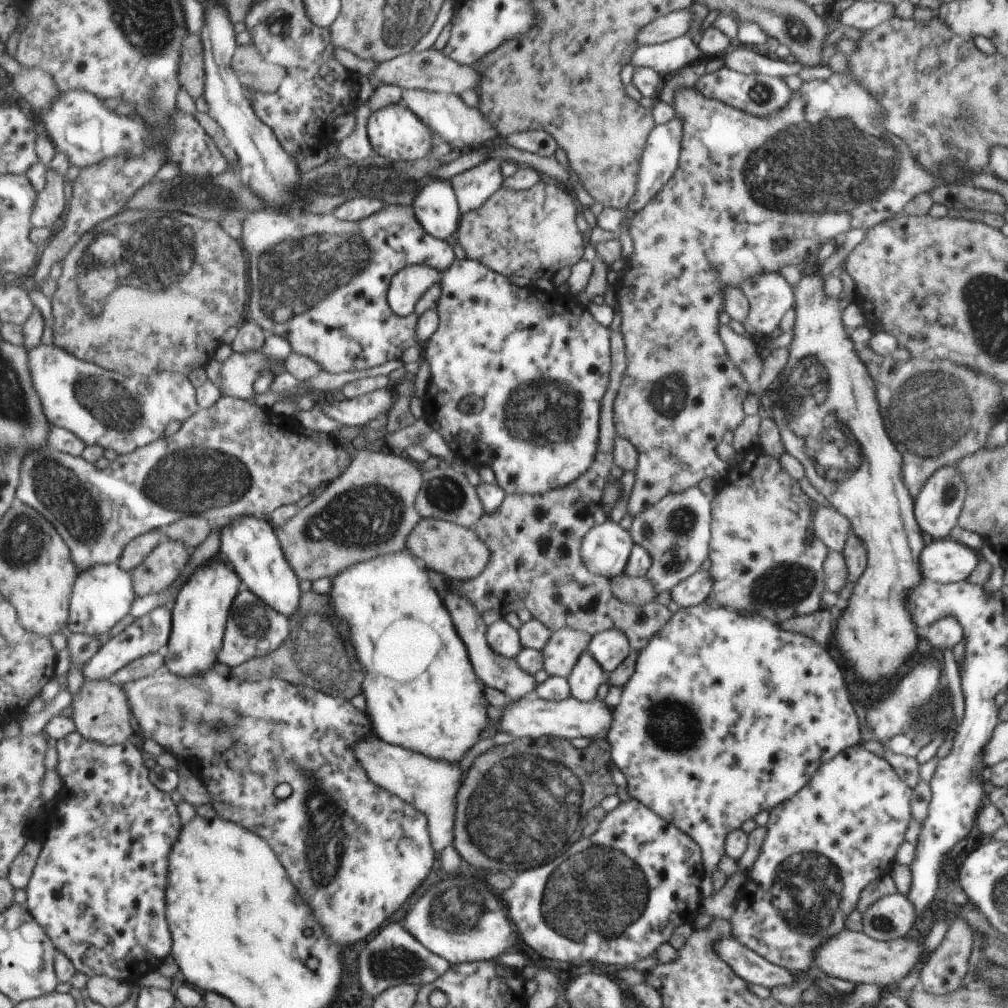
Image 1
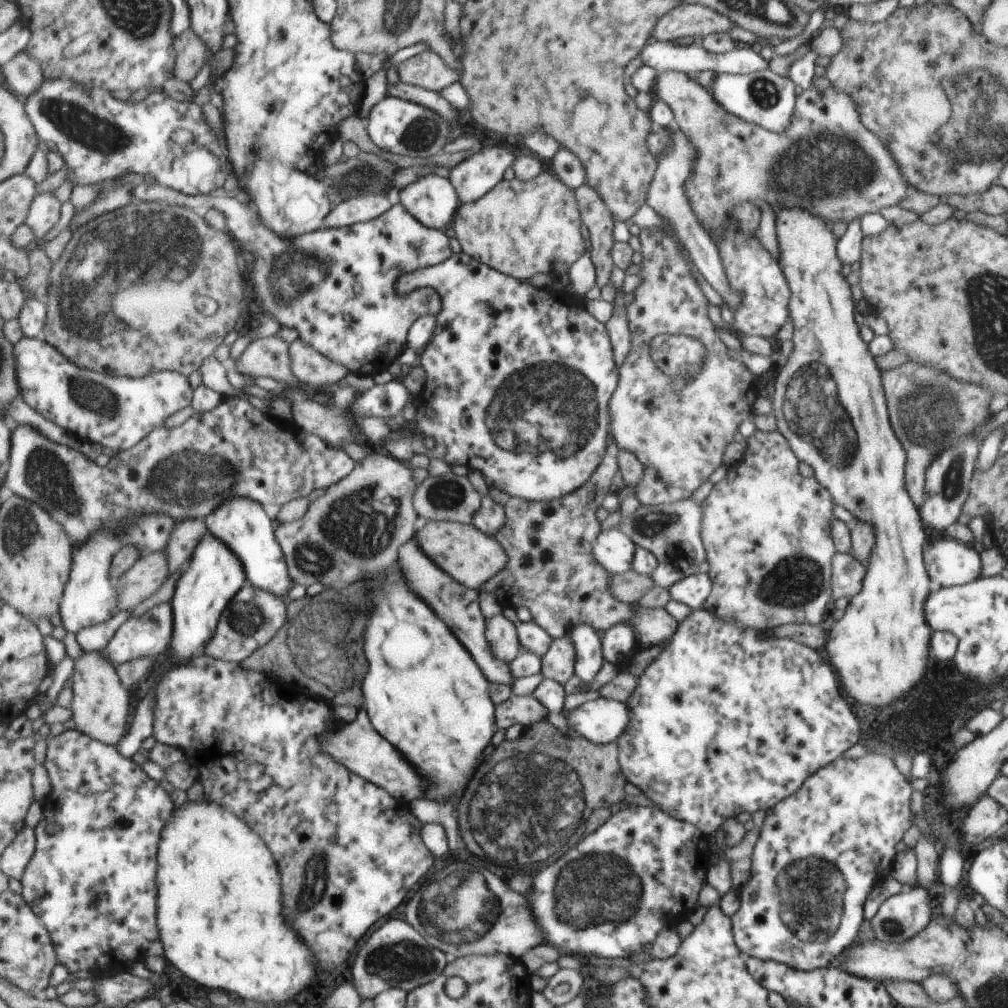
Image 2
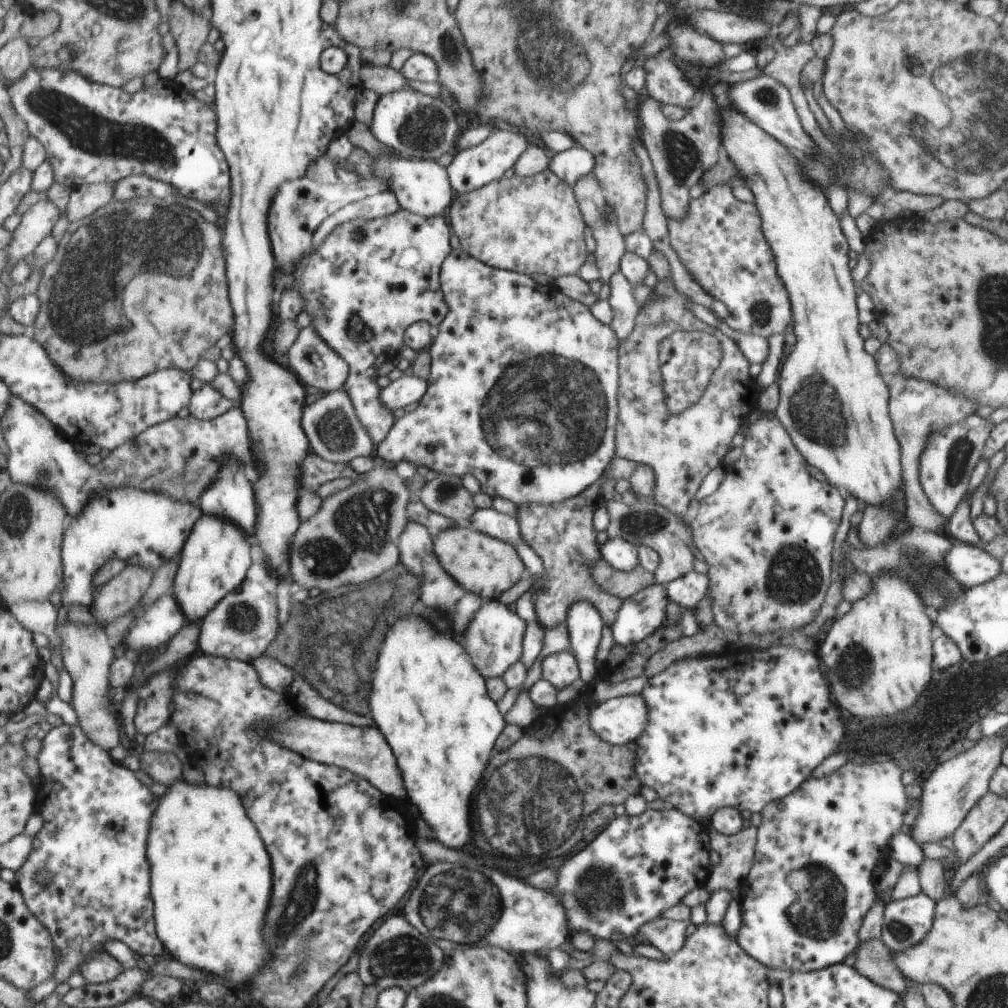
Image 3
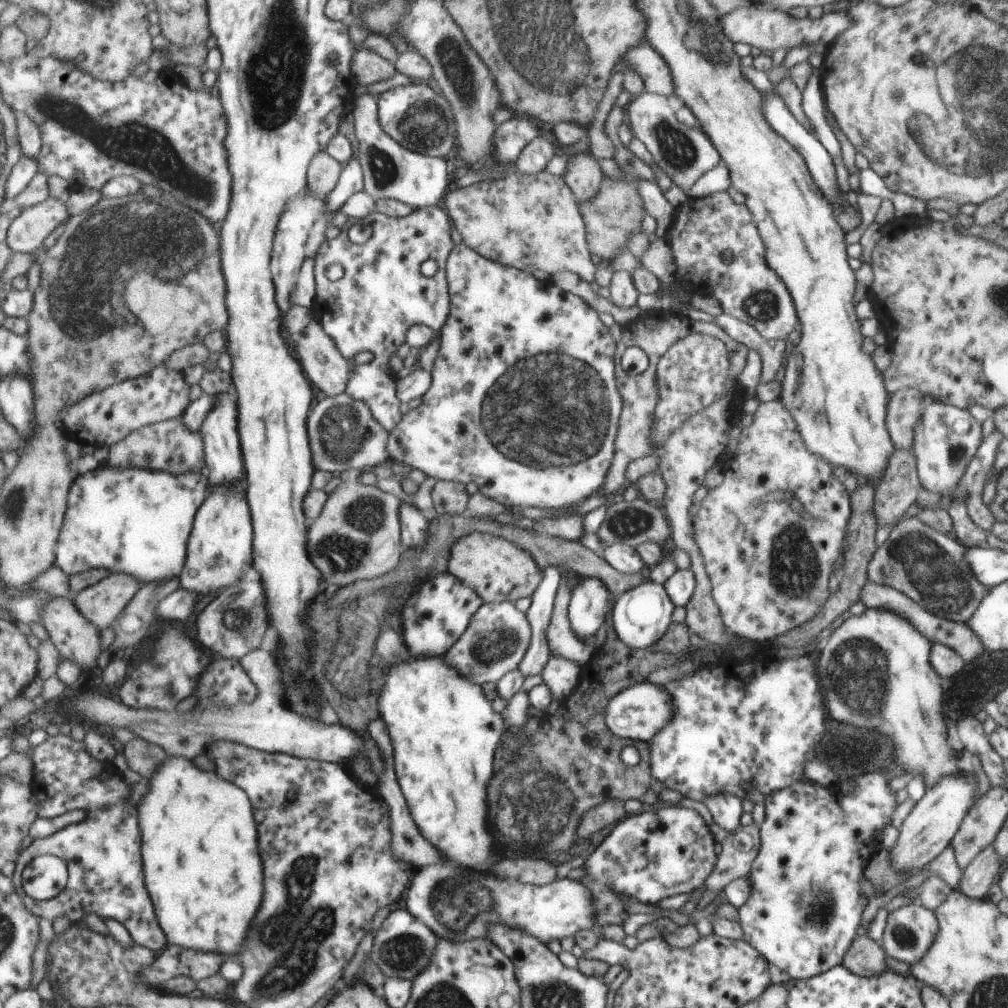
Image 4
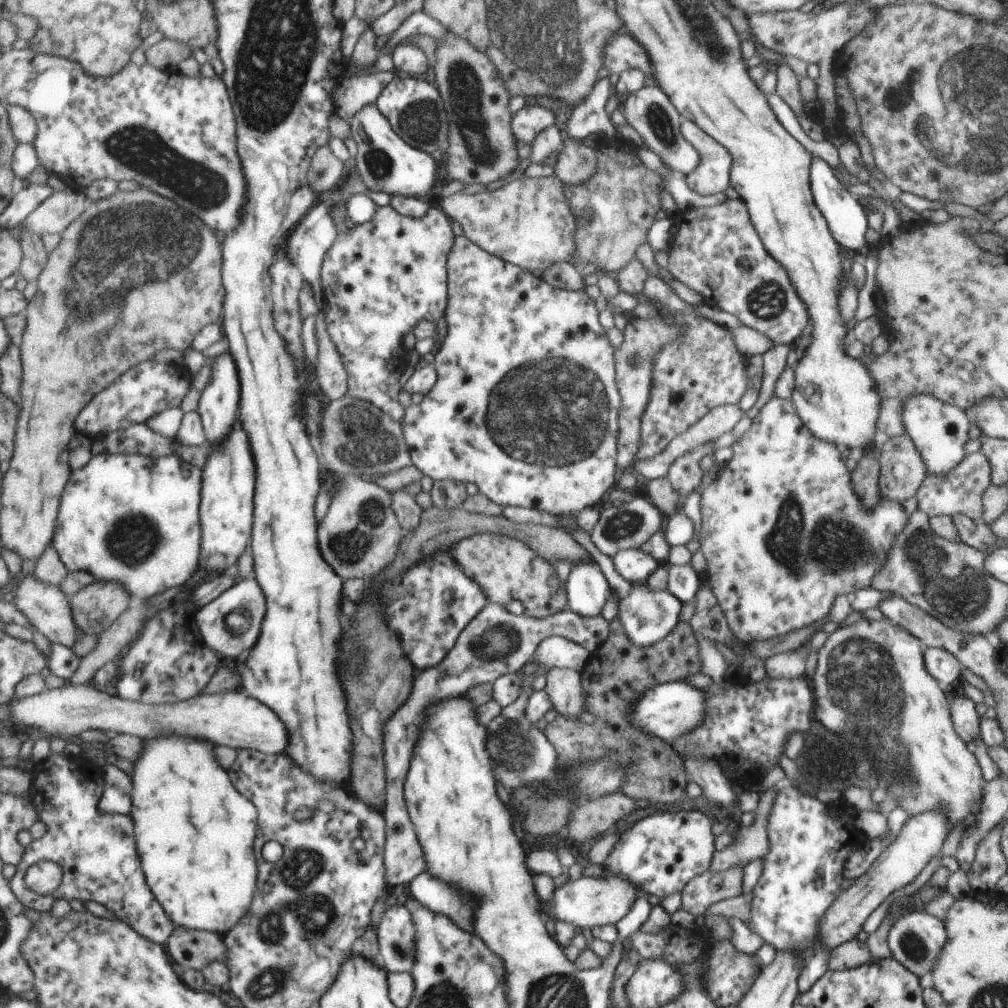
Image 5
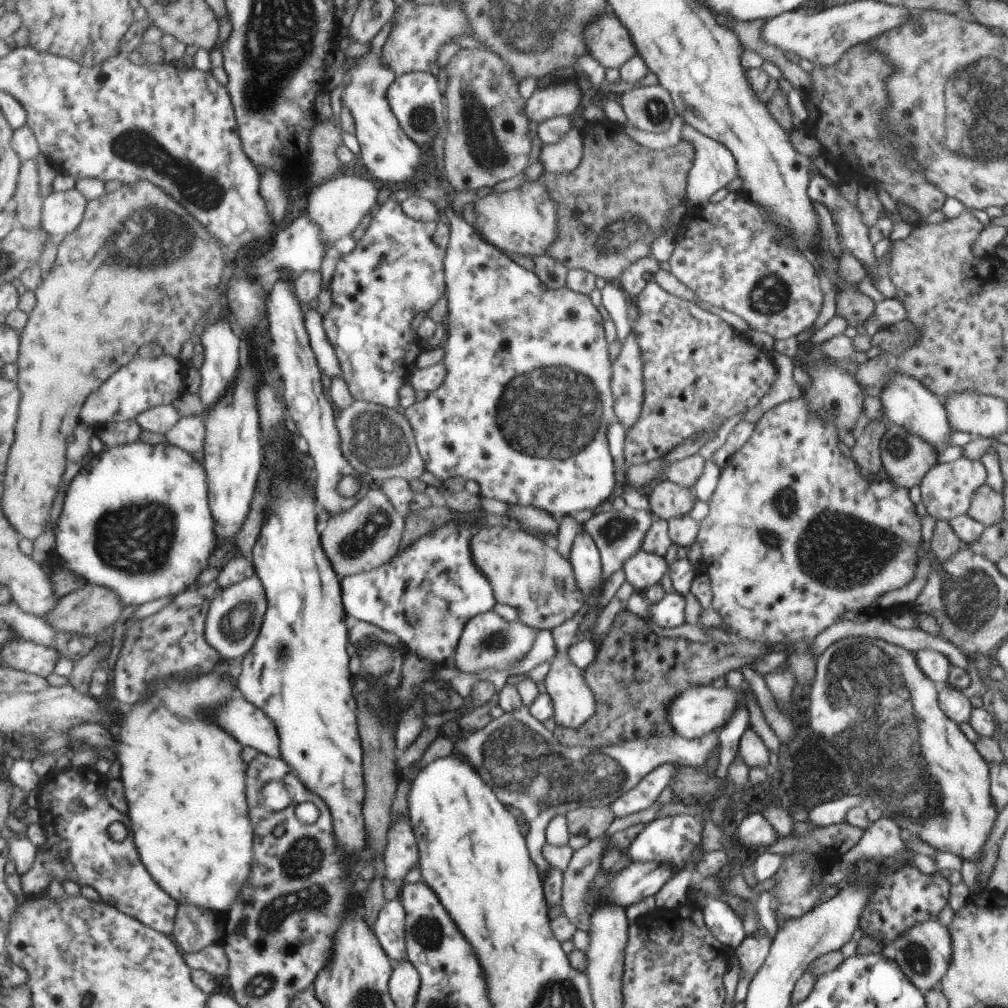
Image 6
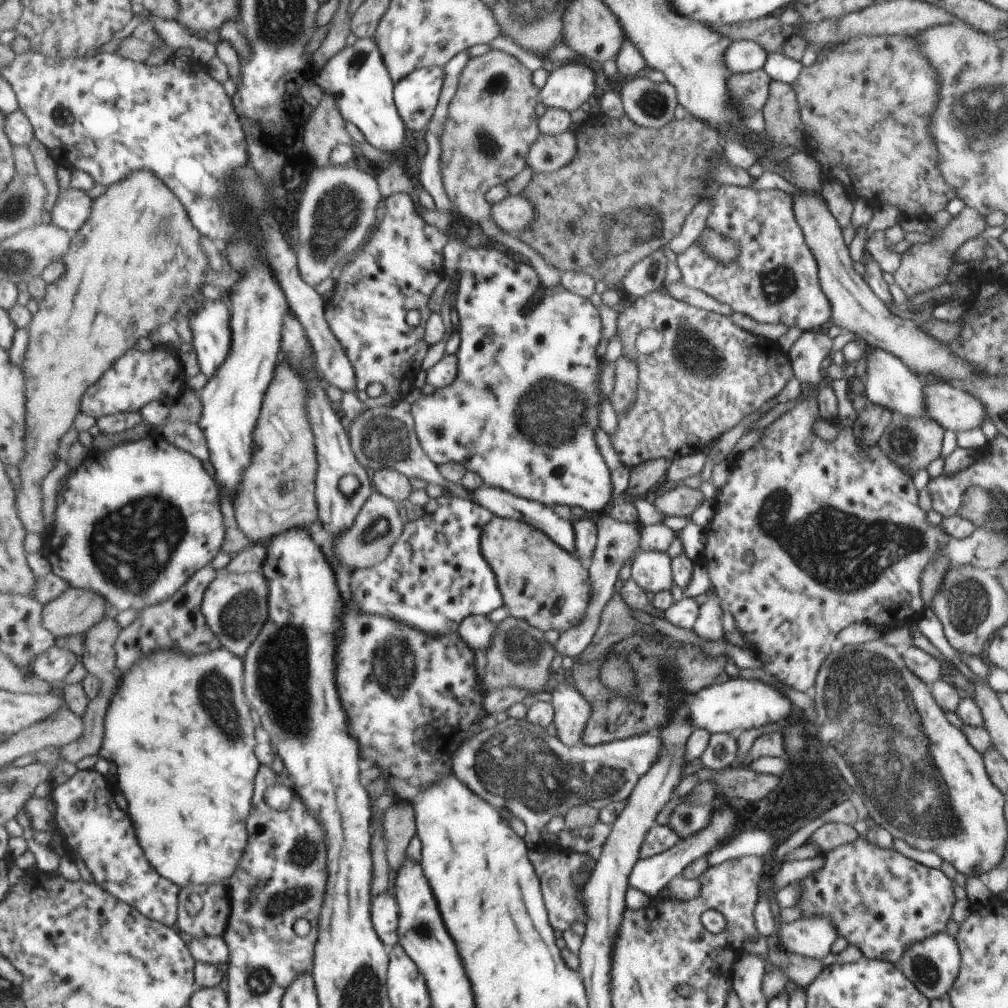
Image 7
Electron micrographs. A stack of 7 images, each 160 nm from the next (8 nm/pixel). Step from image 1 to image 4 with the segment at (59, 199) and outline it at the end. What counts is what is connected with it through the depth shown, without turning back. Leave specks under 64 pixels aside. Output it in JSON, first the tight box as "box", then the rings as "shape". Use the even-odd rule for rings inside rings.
{"box":[5,197,73,254],"shape":[[[49,197],[45,202],[23,210],[11,223],[5,242],[14,250],[35,254],[43,240],[61,224],[67,223],[73,214],[68,204]]]}

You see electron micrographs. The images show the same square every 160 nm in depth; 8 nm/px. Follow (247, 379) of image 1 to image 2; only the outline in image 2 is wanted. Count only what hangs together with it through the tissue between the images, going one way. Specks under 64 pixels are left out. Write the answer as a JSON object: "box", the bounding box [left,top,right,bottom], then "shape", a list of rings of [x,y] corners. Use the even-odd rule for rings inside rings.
{"box":[233,335,301,388],"shape":[[[278,335],[257,338],[233,364],[245,376],[268,376],[278,380],[280,386],[295,382],[296,388],[301,385],[292,371],[290,344]]]}

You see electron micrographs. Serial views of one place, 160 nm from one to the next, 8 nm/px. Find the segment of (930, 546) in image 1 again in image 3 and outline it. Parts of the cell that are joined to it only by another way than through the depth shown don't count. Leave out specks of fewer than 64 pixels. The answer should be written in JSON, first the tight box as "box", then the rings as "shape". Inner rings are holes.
{"box":[944,541,1000,588],"shape":[[[953,541],[952,547],[944,554],[944,564],[947,572],[963,588],[971,588],[995,578],[1000,571],[1000,562],[989,553],[982,550],[981,545],[968,545]]]}

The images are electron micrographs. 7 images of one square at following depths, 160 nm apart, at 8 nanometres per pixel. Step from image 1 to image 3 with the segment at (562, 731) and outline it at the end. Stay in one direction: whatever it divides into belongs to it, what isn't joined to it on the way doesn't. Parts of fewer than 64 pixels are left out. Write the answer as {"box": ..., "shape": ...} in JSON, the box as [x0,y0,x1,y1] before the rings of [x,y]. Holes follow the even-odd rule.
{"box":[589,694,648,743],"shape":[[[640,694],[621,695],[599,704],[590,712],[589,726],[602,741],[633,743],[648,724],[648,709]]]}

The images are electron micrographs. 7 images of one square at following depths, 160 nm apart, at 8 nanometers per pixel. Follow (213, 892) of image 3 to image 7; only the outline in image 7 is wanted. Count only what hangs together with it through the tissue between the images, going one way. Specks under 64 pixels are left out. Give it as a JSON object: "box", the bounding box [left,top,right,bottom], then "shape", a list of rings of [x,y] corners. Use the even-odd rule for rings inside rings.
{"box":[99,648,263,889],"shape":[[[227,648],[210,651],[206,654],[188,655],[176,649],[162,649],[154,651],[135,662],[131,669],[121,677],[117,695],[113,698],[108,714],[106,715],[106,732],[104,744],[99,757],[114,763],[118,768],[118,781],[120,790],[127,798],[129,804],[129,815],[133,818],[136,826],[137,838],[148,857],[149,864],[153,866],[167,880],[177,884],[181,889],[189,887],[189,884],[219,884],[227,882],[233,872],[241,864],[245,856],[246,848],[249,846],[250,837],[248,832],[248,821],[252,813],[252,801],[256,789],[256,777],[260,772],[261,764],[256,754],[256,747],[263,740],[262,731],[257,728],[249,704],[245,702],[244,692],[244,662],[245,659],[234,654]],[[211,712],[237,712],[231,718],[231,734],[225,730],[219,720]]]}

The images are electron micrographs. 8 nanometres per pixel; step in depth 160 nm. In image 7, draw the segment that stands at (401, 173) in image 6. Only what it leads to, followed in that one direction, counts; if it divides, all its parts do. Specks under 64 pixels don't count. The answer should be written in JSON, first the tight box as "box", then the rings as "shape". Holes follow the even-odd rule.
{"box":[313,38,407,152],"shape":[[[373,38],[358,39],[353,46],[347,46],[340,51],[332,60],[329,60],[326,68],[320,72],[313,72],[313,81],[324,94],[331,94],[337,102],[339,111],[345,121],[353,123],[363,134],[364,139],[373,147],[385,152],[399,152],[405,148],[405,138],[407,138],[407,126],[404,118],[401,117],[400,110],[397,109],[394,98],[396,82],[392,80],[388,66],[385,65],[380,46]]]}

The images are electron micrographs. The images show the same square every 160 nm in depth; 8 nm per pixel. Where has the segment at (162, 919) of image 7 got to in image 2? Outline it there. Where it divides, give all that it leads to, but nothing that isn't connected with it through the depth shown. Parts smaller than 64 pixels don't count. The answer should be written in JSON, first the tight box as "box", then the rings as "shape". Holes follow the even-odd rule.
{"box":[21,729,175,976],"shape":[[[67,729],[60,735],[52,737],[48,741],[48,753],[44,766],[51,780],[51,792],[45,804],[45,817],[43,822],[35,828],[37,832],[37,851],[31,862],[27,865],[21,878],[23,885],[21,896],[25,902],[41,917],[52,939],[55,941],[59,964],[65,966],[70,973],[81,969],[89,970],[91,973],[106,976],[107,973],[118,974],[128,970],[129,961],[144,961],[149,956],[160,956],[165,958],[164,944],[161,940],[160,928],[157,918],[158,884],[156,883],[157,871],[159,868],[160,840],[163,830],[175,812],[175,804],[171,794],[167,794],[157,781],[152,780],[141,770],[130,758],[123,758],[117,748],[113,745],[97,742],[92,736],[85,734],[81,729]],[[54,824],[58,831],[54,834],[47,834],[47,826]]]}

